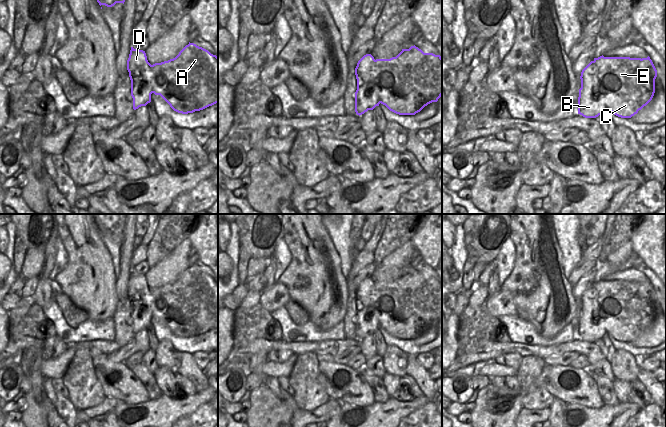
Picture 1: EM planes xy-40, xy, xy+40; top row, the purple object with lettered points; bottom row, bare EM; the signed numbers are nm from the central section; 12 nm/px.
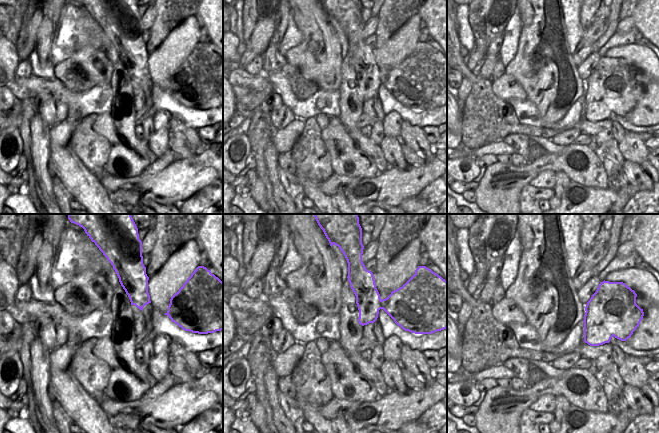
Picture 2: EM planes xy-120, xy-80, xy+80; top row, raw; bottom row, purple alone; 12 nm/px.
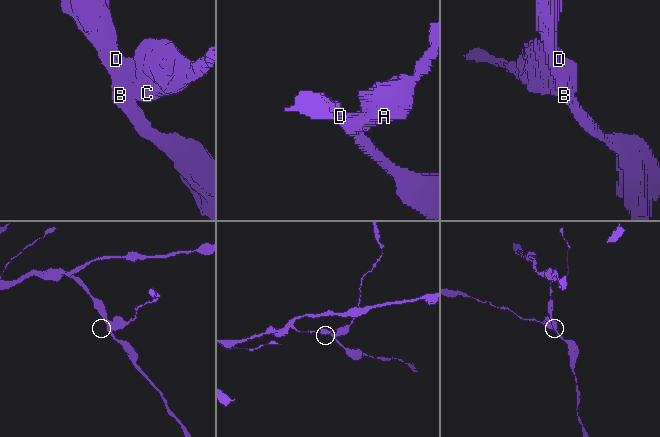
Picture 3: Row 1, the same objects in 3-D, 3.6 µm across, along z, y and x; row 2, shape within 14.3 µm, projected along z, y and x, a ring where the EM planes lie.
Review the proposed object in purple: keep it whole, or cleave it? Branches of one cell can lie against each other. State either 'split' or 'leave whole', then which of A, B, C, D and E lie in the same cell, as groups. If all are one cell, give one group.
split | A C E / B D

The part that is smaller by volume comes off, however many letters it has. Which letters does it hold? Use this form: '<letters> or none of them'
A, C, E

